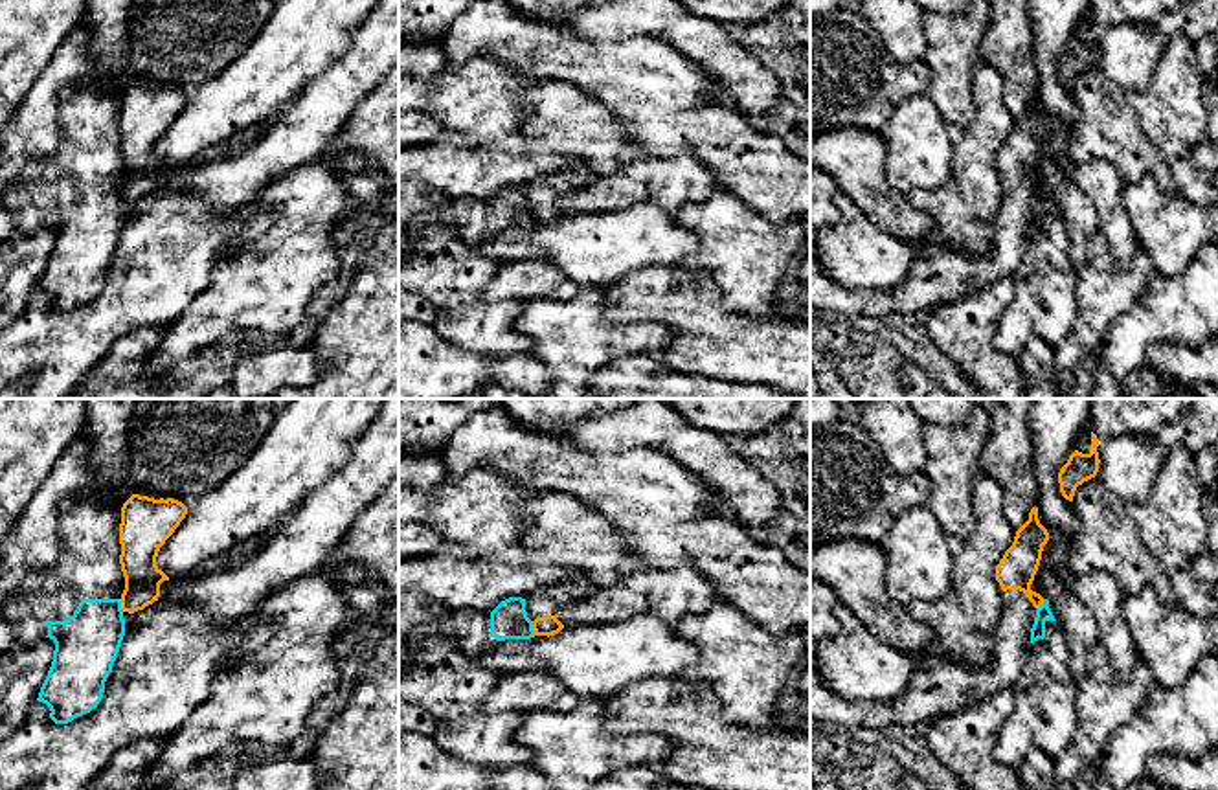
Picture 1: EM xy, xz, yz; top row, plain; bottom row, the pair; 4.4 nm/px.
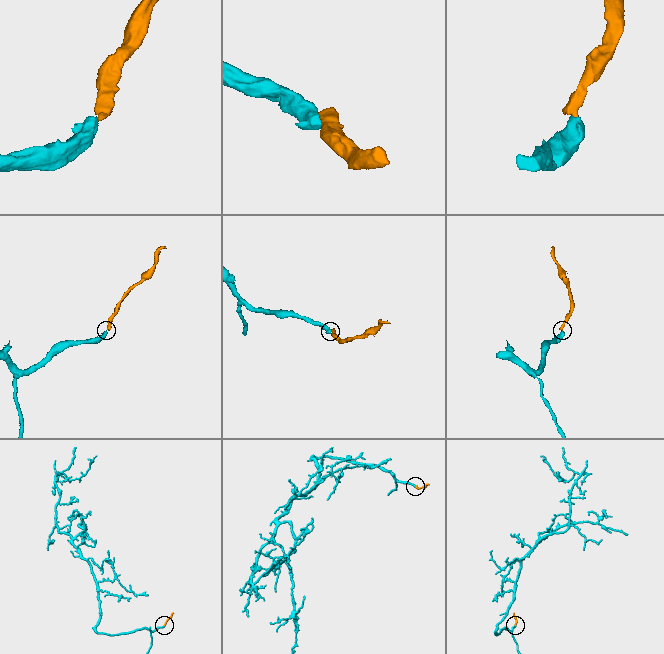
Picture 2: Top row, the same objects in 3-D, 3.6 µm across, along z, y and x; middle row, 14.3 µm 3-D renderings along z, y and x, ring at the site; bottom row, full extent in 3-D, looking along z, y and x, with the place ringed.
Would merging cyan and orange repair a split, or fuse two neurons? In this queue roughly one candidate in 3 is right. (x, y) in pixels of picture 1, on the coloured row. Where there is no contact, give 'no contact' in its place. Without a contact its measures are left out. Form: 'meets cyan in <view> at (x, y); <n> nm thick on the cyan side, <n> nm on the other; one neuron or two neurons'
meets cyan in xz at (531, 629); 160 nm thick on the cyan side, 90 nm on the other; two neurons

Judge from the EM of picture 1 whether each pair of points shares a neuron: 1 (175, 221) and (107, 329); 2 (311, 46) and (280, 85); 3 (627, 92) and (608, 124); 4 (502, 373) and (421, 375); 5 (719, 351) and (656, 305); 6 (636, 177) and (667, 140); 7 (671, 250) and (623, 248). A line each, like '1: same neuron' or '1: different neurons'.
1: same neuron
2: same neuron
3: different neurons
4: same neuron
5: same neuron
6: different neurons
7: same neuron

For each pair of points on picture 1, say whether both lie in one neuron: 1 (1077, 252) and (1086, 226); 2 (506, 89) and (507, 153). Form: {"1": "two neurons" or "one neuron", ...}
{"1": "one neuron", "2": "two neurons"}

